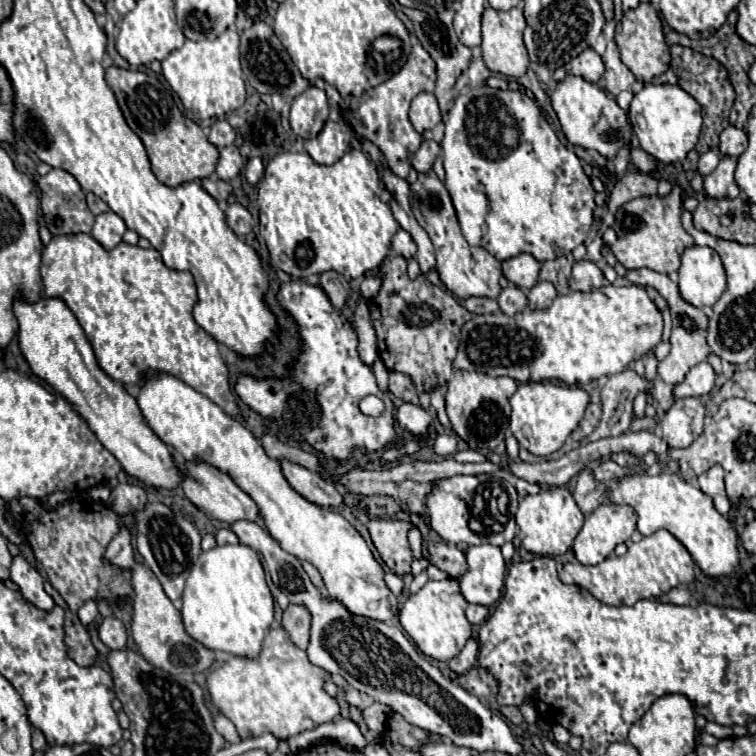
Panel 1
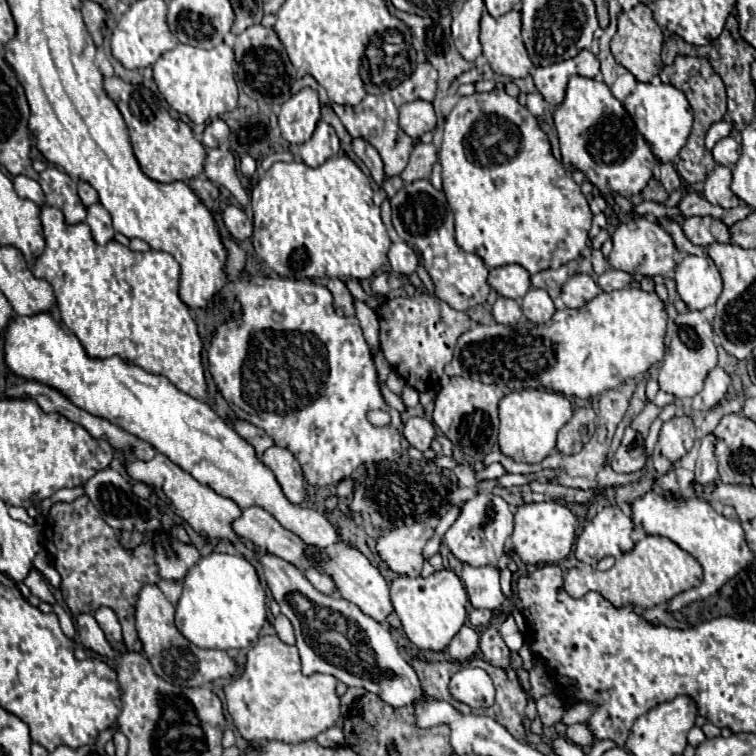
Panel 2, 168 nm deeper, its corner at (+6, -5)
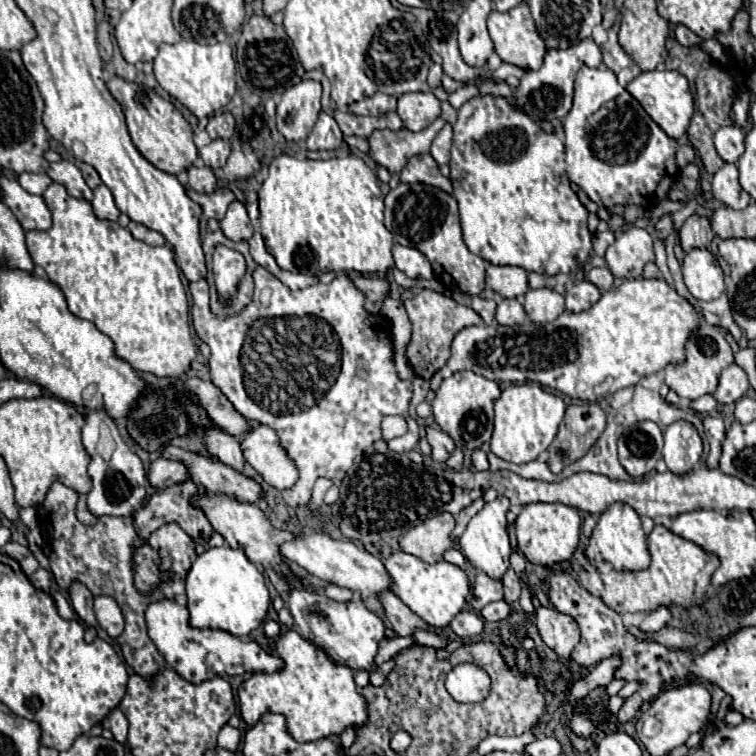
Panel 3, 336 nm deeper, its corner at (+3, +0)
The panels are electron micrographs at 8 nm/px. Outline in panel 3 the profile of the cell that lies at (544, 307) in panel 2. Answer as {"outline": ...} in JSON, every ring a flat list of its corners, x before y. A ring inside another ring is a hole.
{"outline":[[529,289,523,305,529,319,535,323,551,323,565,311,563,295,551,289]]}

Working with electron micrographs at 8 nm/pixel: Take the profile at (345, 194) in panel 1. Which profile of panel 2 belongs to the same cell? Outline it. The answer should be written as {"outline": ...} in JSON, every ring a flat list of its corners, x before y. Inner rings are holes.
{"outline":[[346,154,330,158,318,168,310,168,304,162,274,162,252,188,254,250,270,270,284,278,372,278,388,262,386,252,390,248,380,208,372,202,373,193,370,178]]}

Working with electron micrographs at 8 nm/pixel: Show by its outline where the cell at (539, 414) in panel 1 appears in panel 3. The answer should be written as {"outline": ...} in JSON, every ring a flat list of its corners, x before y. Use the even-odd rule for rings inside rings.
{"outline":[[537,382,523,385,509,385,501,391,501,397,495,401,495,427,491,437,491,453,511,463,529,463,543,453,553,437,557,427,563,421,565,403,561,397,547,393]]}

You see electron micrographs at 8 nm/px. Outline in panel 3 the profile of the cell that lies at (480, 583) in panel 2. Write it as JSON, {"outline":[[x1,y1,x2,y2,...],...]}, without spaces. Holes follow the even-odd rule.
{"outline":[[479,571,475,585,473,585,473,601,471,601,473,609,481,611,487,603,501,601,501,599,503,599,503,583,495,581,487,573]]}

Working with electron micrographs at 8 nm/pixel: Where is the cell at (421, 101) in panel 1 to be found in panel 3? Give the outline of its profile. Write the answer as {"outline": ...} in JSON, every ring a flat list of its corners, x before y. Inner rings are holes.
{"outline":[[405,93,397,99,397,113,409,131,421,131,441,115,441,101,433,93]]}

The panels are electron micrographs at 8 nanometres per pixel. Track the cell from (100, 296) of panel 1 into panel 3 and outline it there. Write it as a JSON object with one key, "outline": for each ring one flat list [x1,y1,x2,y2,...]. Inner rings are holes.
{"outline":[[51,183,43,197,53,213,53,227,47,231,25,231,25,241,33,263,41,267,51,281,61,285,69,311,81,319,93,321,101,333,111,337,115,355,127,361,135,371,153,373,157,377,179,377,189,371,195,359,195,345,189,331,187,295,171,247,151,247,135,239,129,229,123,229,117,221,95,217,89,201,71,197,59,183]]}

